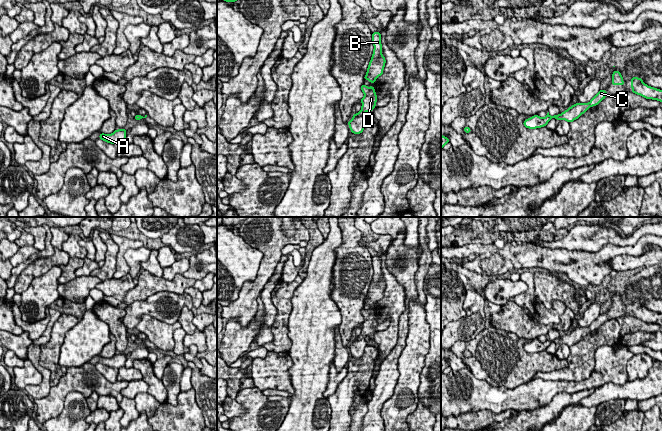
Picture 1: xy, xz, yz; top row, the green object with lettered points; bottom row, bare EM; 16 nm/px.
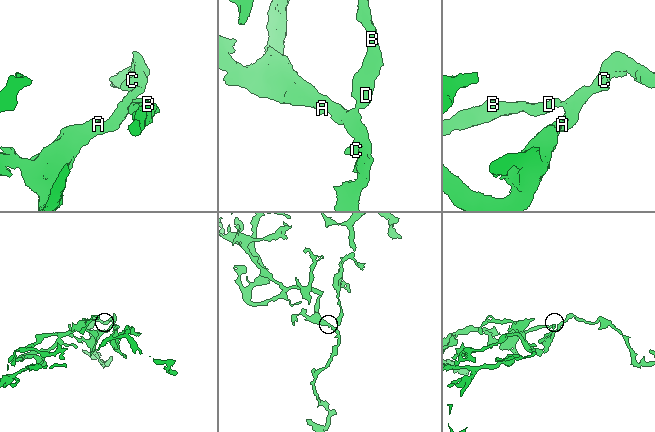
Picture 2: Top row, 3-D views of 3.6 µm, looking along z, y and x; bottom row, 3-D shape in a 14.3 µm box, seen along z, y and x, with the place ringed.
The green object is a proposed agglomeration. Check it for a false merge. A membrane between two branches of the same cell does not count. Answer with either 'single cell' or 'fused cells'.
single cell

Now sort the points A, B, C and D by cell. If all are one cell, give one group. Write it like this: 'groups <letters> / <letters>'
groups A B C D

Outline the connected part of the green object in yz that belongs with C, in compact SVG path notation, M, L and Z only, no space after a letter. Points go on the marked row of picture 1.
M600 90L589 103L576 103L569 107L566 111L559 115L550 116L549 112L547 116L542 118L538 115L534 115L529 119L524 120L523 124L526 128L535 129L546 126L547 123L554 117L556 120L566 120L569 123L578 119L583 113L585 113L590 107L598 105L606 97L606 90Z

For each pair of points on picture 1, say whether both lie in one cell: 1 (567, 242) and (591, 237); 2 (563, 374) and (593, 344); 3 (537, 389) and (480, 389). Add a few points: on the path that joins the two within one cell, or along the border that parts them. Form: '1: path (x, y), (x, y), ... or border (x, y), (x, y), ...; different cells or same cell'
1: path (573, 241), (580, 237), (585, 237); same cell
2: path (571, 368), (585, 352); same cell
3: path (523, 396), (494, 396); same cell

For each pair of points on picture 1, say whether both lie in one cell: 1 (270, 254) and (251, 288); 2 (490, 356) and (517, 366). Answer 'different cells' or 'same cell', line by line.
1: same cell
2: same cell

